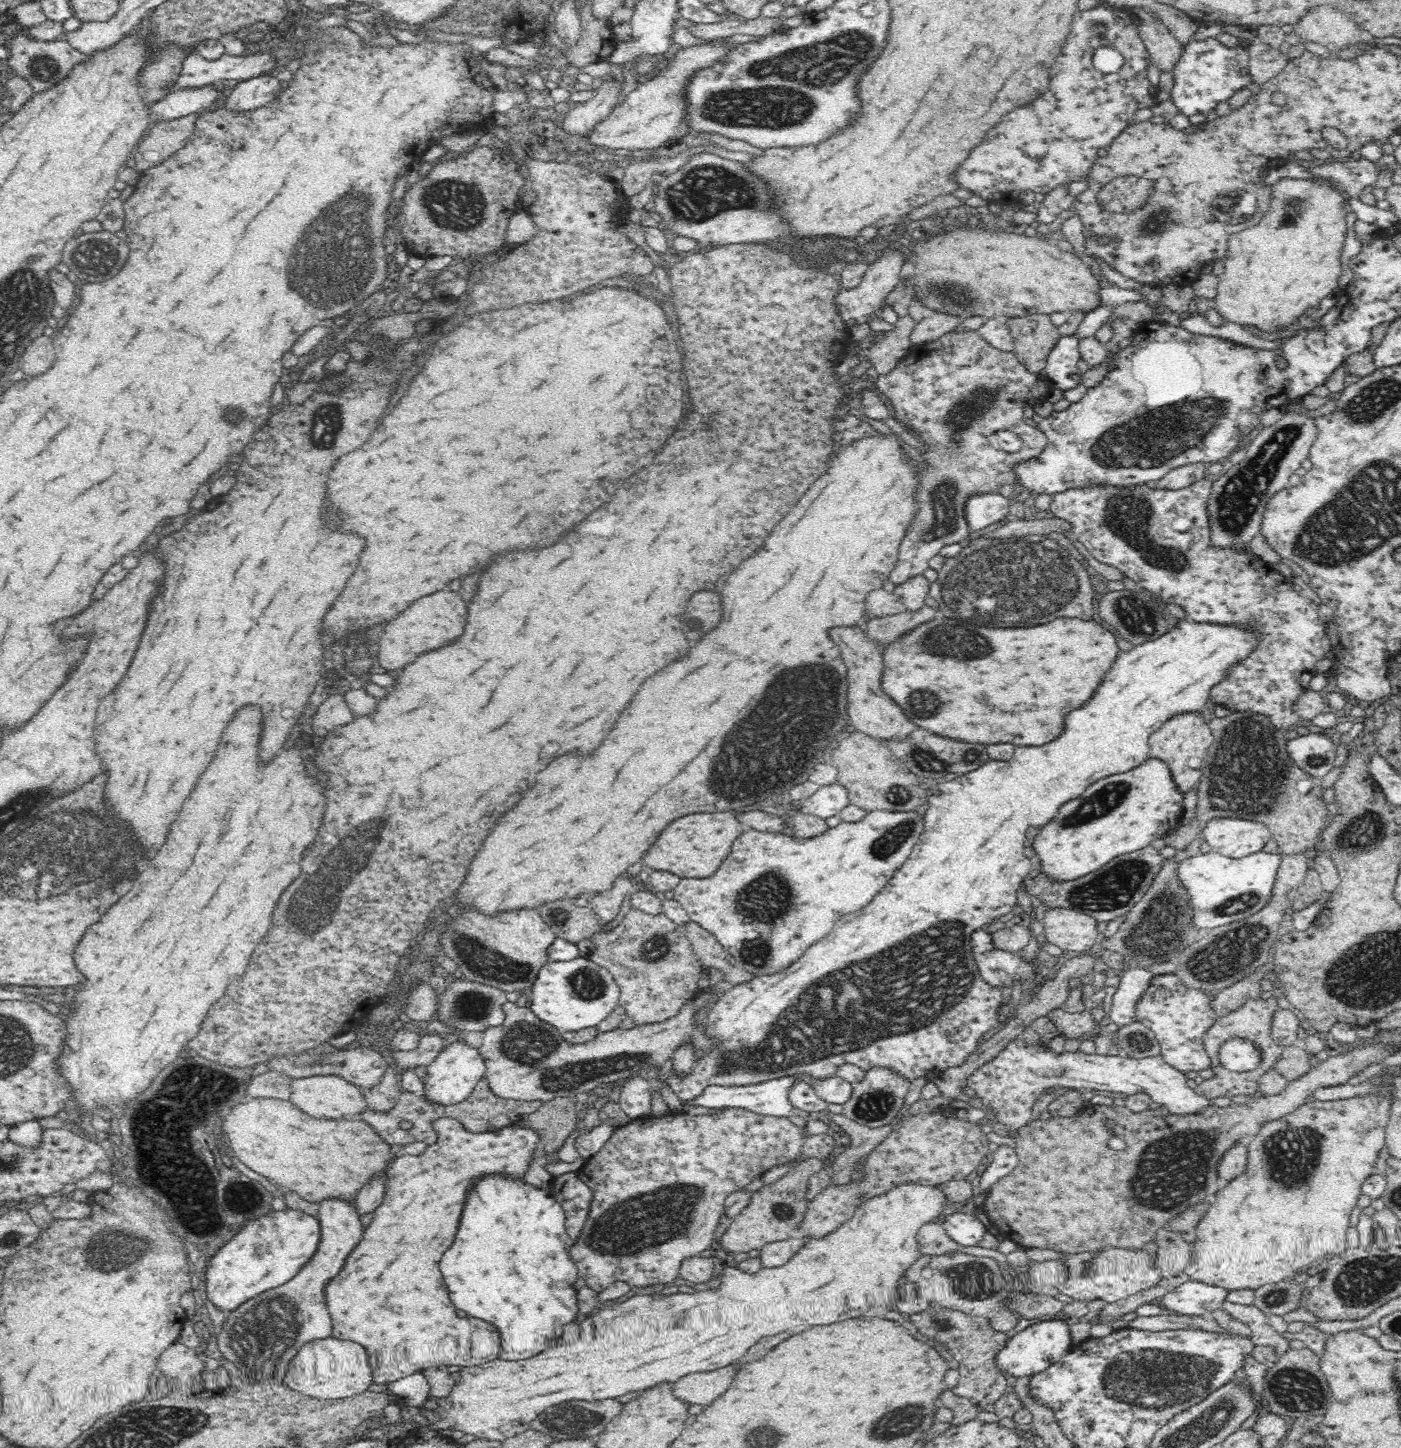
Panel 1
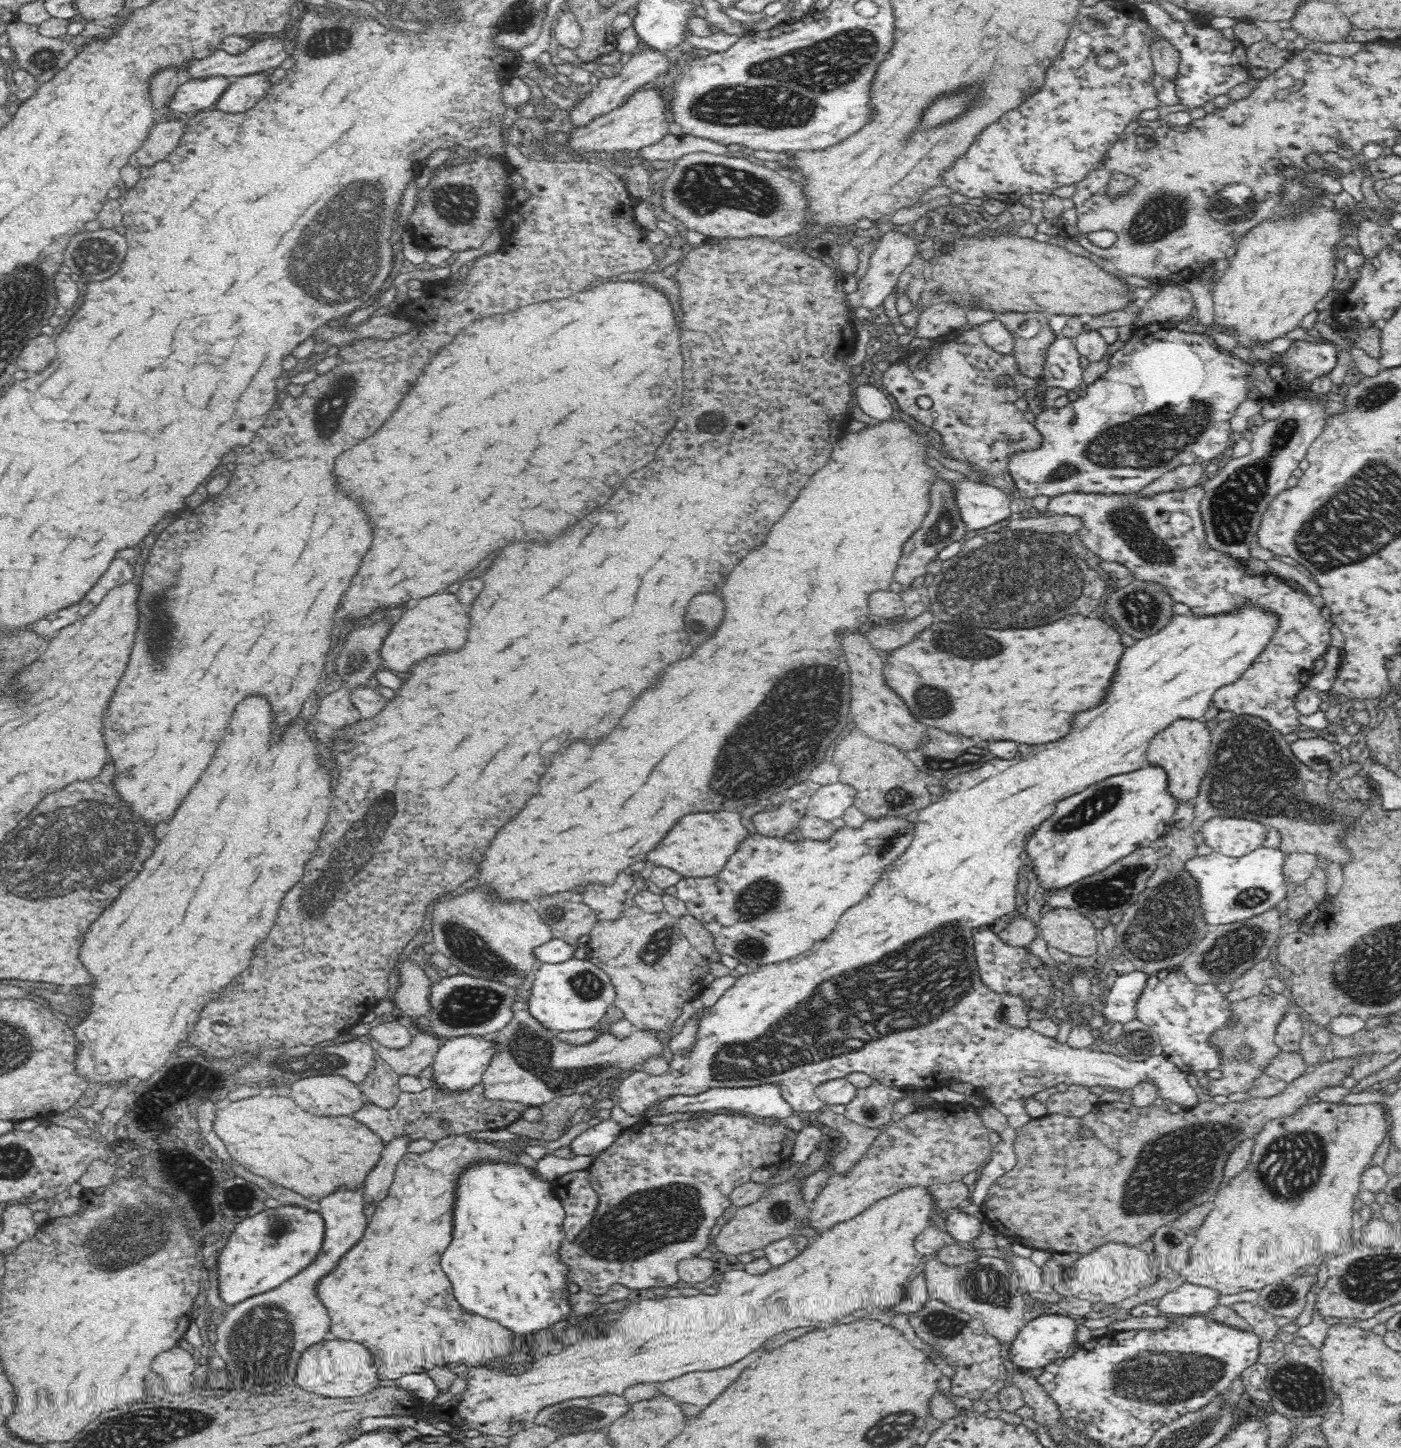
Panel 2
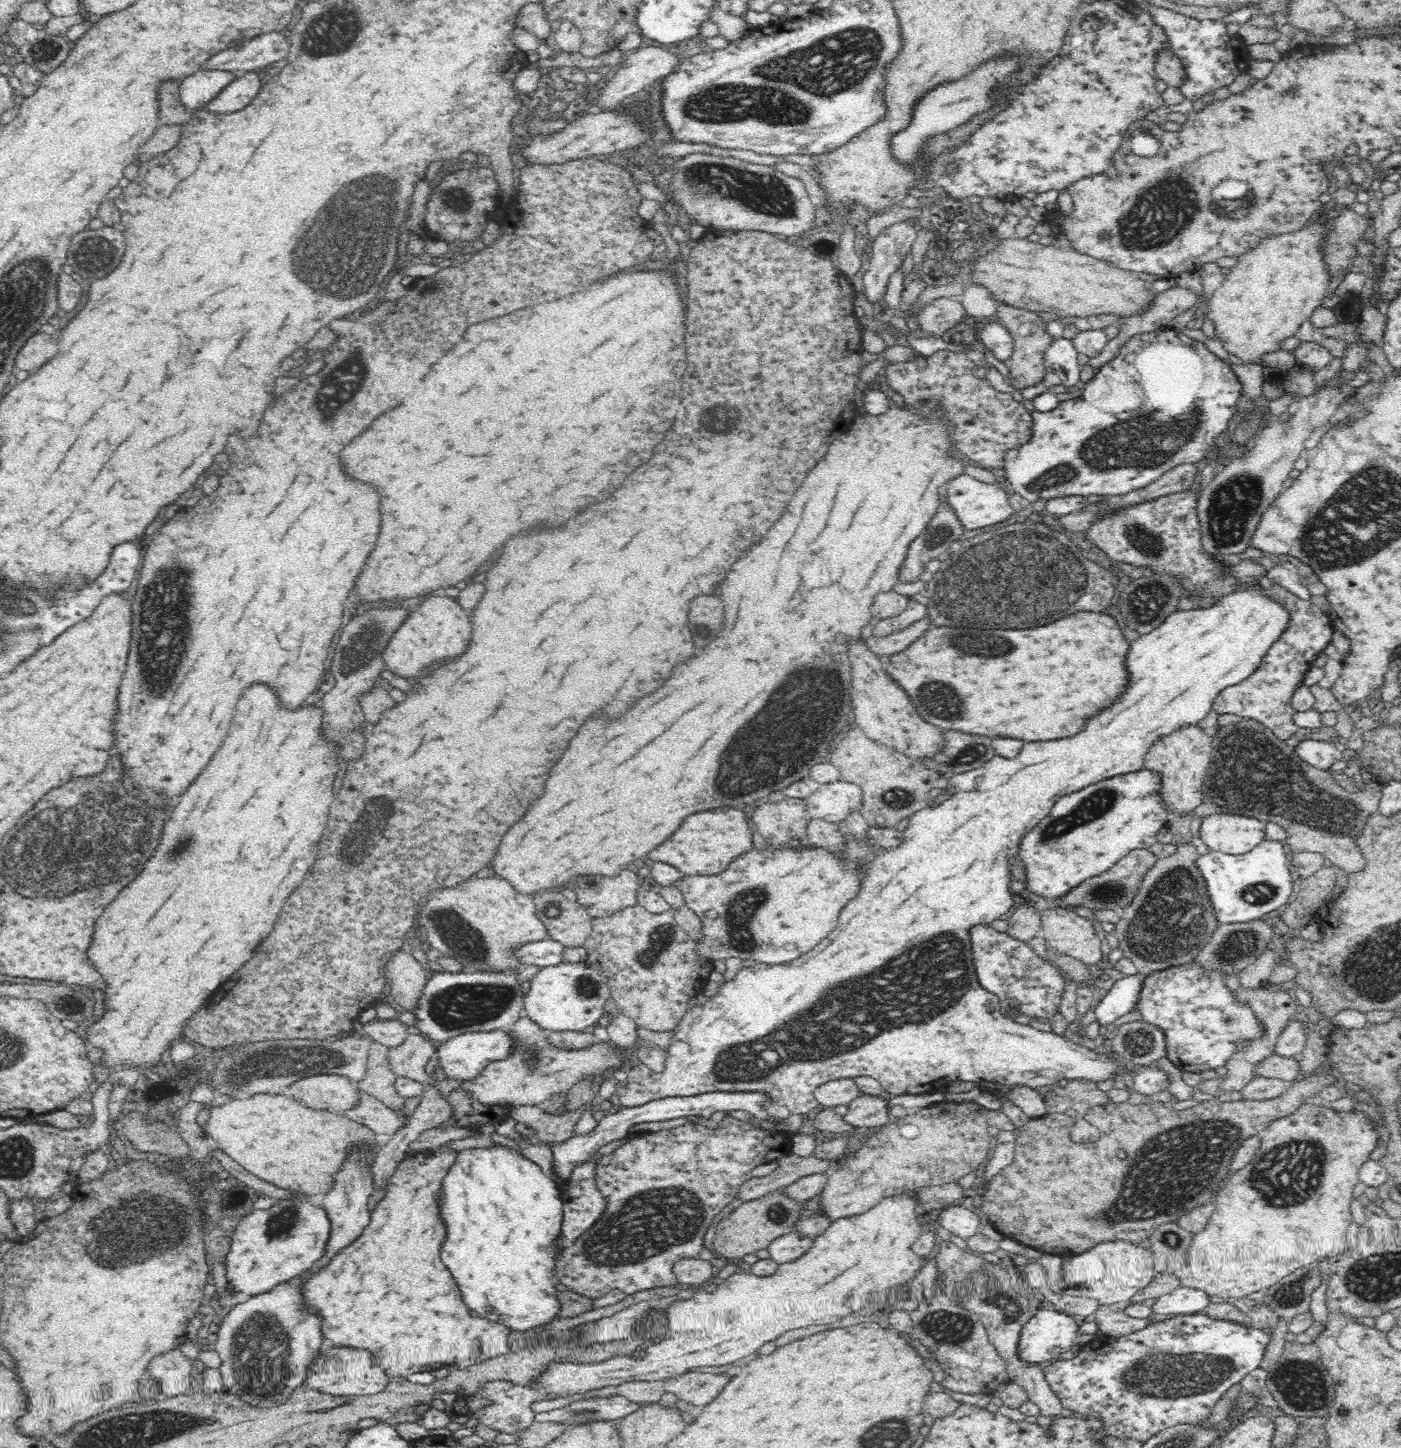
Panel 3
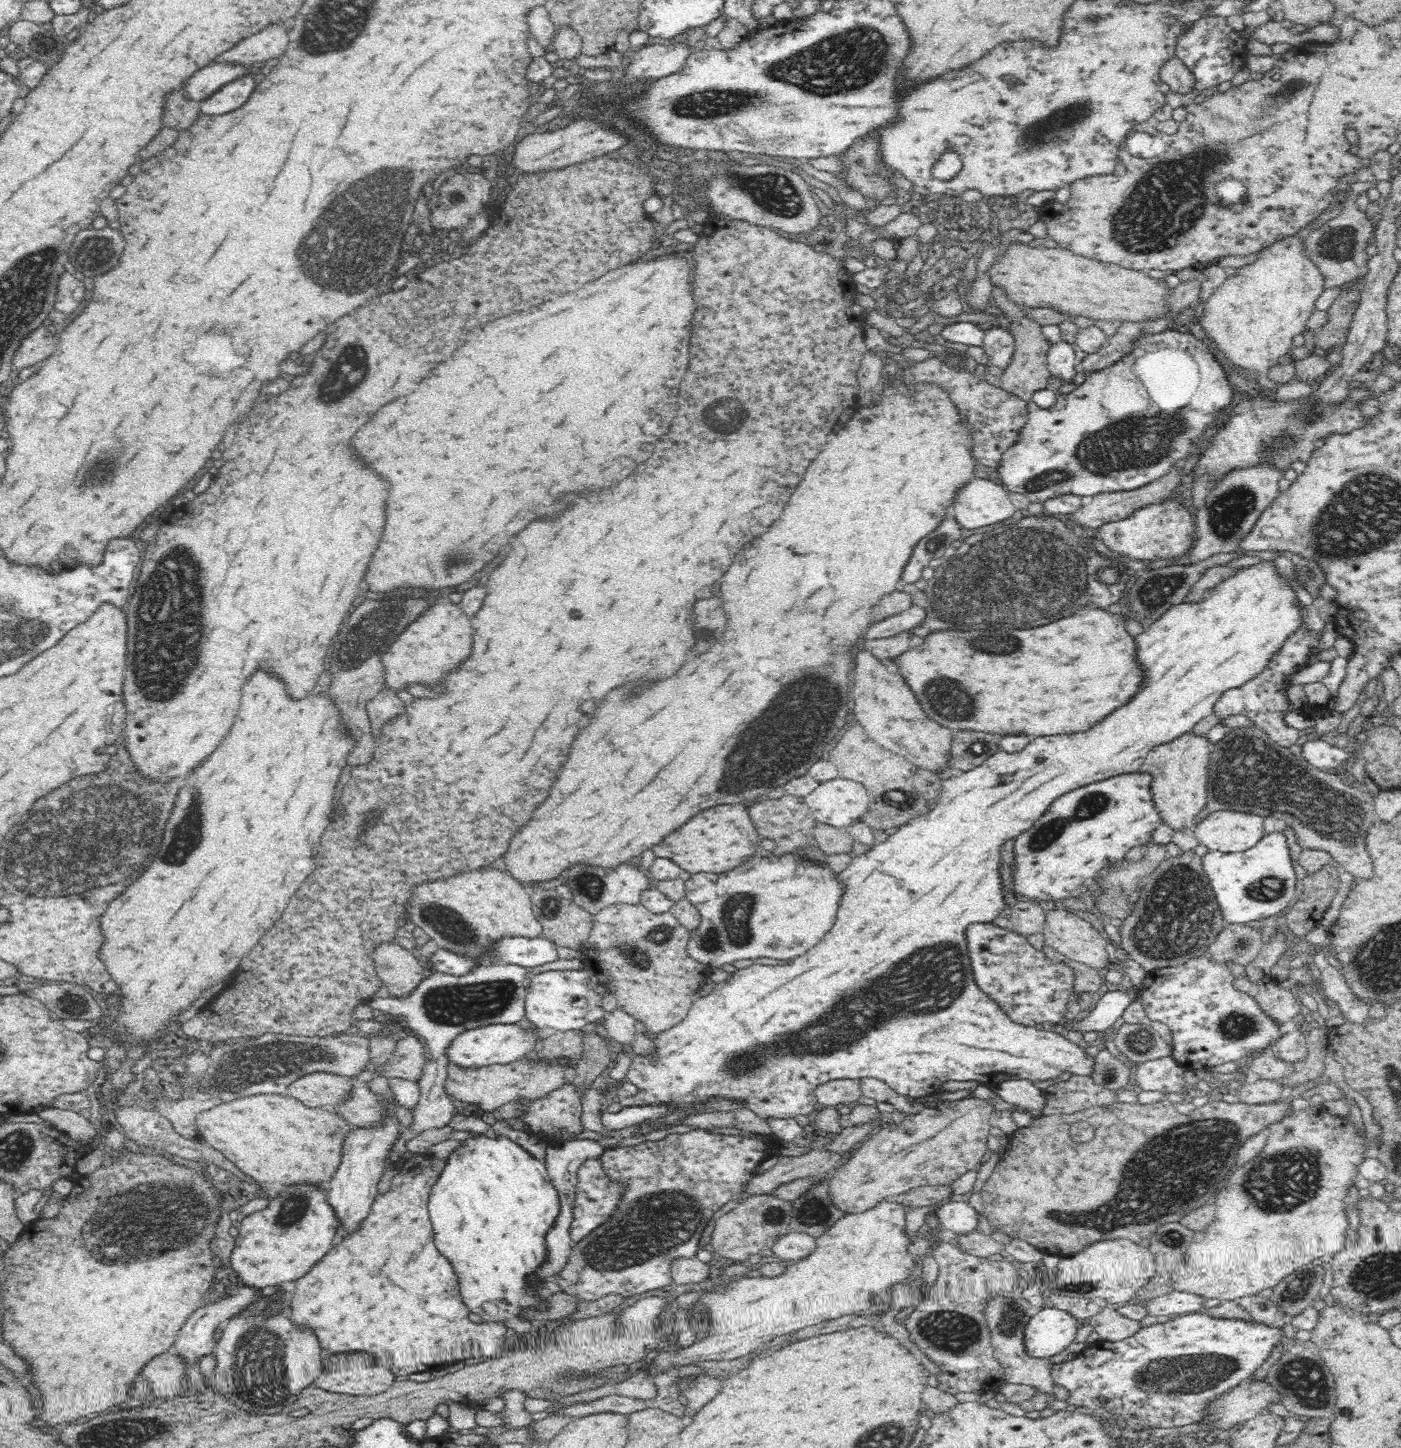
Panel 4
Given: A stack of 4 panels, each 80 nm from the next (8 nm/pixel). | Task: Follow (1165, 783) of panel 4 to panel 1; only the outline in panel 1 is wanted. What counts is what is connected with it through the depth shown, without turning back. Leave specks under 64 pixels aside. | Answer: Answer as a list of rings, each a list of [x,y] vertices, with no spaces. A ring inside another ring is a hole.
[[[1182,714],[1174,716],[1150,738],[1149,756],[1167,764],[1175,790],[1179,794],[1188,794],[1188,792],[1196,790],[1199,785],[1206,766],[1210,744],[1214,743],[1210,727],[1211,725],[1207,724],[1201,715]]]

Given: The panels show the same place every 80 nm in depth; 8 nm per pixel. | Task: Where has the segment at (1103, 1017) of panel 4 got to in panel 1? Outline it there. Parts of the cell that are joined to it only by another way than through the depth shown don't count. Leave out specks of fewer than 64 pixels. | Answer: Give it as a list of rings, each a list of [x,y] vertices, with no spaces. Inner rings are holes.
[[[1134,967],[1126,970],[1119,977],[1117,990],[1112,998],[1112,1006],[1110,1006],[1110,1014],[1108,1018],[1121,1027],[1137,1020],[1135,1006],[1142,993],[1148,988],[1150,979],[1154,975],[1151,971]]]

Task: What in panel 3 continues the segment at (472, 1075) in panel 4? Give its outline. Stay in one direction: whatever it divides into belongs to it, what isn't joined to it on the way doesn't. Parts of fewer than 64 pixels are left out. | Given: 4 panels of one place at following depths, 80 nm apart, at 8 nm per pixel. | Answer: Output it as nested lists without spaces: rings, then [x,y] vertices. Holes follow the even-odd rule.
[[[523,1015],[518,1022],[507,1028],[516,1039],[516,1052],[508,1060],[498,1060],[483,1068],[474,1078],[456,1080],[455,1090],[487,1106],[534,1106],[544,1102],[554,1093],[568,1093],[574,1083],[590,1076],[593,1079],[606,1070],[613,1071],[625,1066],[633,1047],[621,1048],[614,1043],[598,1042],[582,1050],[560,1050],[547,1041],[547,1031]]]

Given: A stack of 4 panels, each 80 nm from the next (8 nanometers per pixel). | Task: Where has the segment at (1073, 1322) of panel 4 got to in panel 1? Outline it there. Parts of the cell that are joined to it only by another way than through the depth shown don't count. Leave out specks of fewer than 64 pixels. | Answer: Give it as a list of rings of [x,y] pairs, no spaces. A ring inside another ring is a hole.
[[[1064,1315],[1056,1318],[1036,1320],[1034,1323],[1027,1325],[1024,1330],[1012,1336],[1007,1341],[1006,1346],[996,1354],[998,1367],[1004,1371],[1004,1374],[1016,1378],[1032,1376],[1046,1370],[1048,1366],[1060,1360],[1062,1356],[1069,1354],[1069,1349],[1073,1345],[1072,1336],[1070,1336],[1070,1325],[1071,1320]]]

